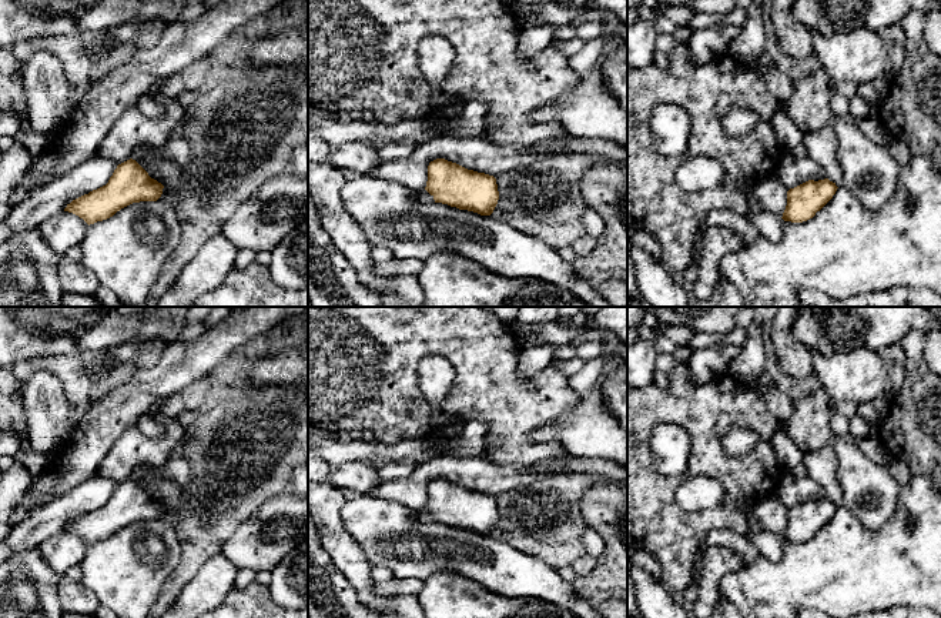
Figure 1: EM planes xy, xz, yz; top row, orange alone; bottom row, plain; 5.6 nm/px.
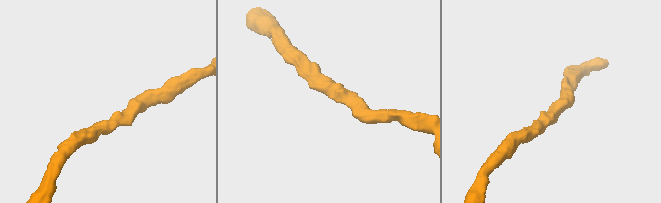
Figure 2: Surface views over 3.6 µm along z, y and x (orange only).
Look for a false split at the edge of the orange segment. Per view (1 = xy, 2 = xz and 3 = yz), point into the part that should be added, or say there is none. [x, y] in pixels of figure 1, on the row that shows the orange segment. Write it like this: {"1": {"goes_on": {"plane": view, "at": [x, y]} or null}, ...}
{"1": {"goes_on": null}, "2": {"goes_on": null}, "3": {"goes_on": null}}

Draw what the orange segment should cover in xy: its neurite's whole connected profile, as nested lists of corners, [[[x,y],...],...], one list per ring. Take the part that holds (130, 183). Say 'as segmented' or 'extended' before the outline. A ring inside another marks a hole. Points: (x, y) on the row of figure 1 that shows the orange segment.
as segmented; [[[130,158],[117,166],[106,186],[73,200],[64,211],[78,216],[90,226],[113,217],[133,203],[157,201],[163,188],[161,183]]]

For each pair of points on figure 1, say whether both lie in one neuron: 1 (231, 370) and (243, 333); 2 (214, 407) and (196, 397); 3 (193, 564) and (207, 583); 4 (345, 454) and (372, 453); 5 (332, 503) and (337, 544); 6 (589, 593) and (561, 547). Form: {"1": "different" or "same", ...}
{"1": "different", "2": "different", "3": "different", "4": "same", "5": "same", "6": "different"}

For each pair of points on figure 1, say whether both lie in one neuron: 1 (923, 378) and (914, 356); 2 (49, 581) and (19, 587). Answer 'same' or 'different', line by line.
1: same
2: same

